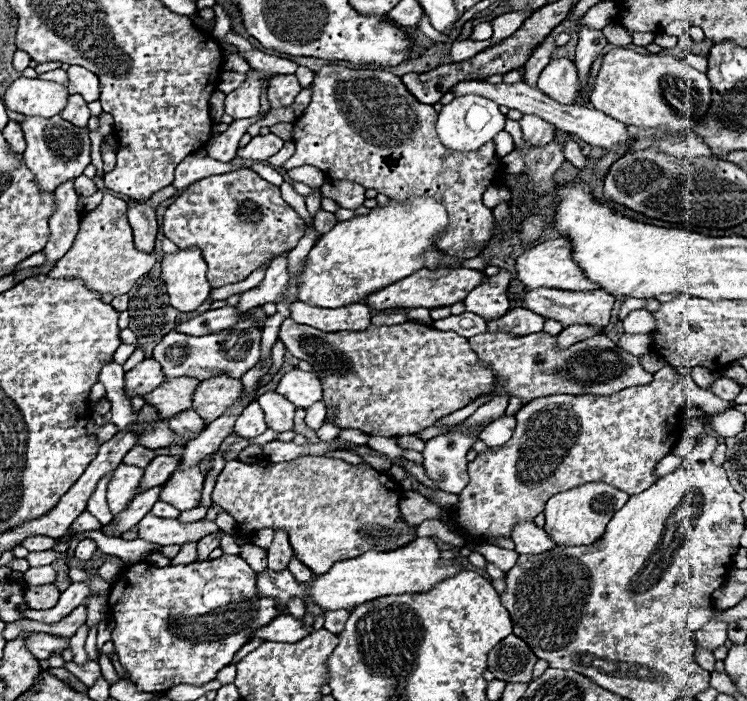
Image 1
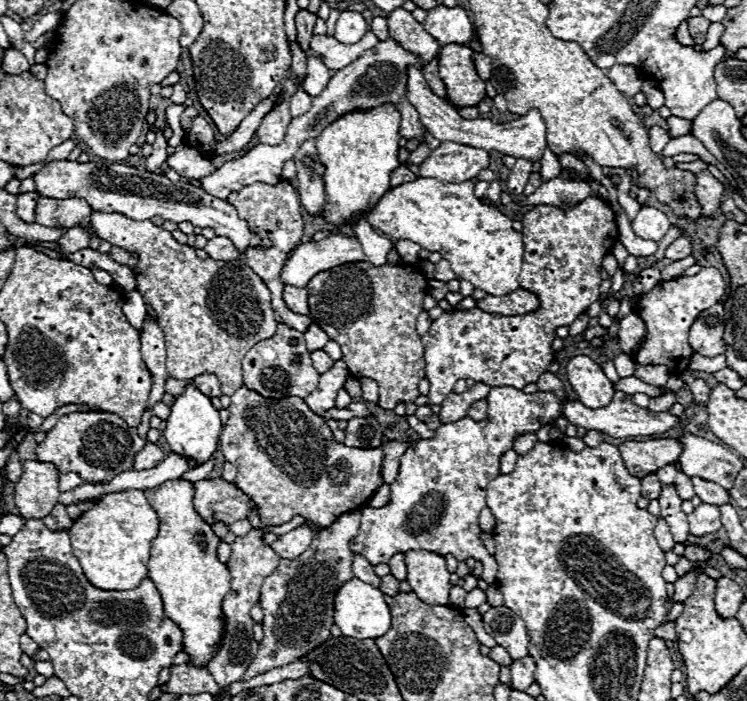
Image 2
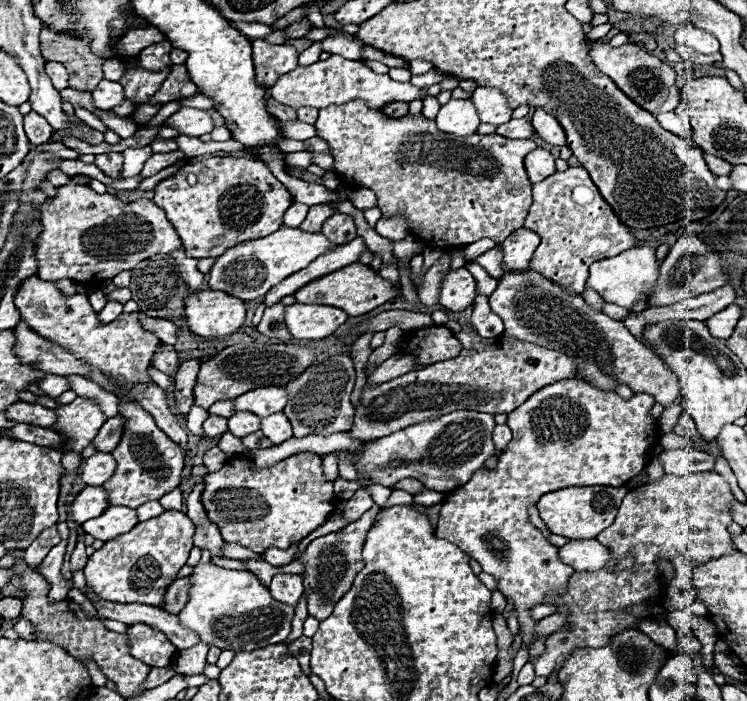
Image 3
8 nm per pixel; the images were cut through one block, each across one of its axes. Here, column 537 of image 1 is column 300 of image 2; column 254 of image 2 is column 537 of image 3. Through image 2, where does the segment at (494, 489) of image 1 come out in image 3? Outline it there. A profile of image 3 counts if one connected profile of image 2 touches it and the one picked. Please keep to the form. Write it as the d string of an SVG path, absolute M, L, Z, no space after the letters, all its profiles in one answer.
M564 380L544 386L508 414L508 426L512 426L512 446L502 450L496 468L482 466L470 482L446 494L442 504L436 536L456 544L460 550L470 554L480 562L482 570L492 574L498 582L498 590L508 598L518 610L518 622L522 628L522 638L530 640L534 626L538 624L528 614L534 606L544 604L548 590L564 590L572 568L564 566L558 558L558 548L548 544L542 532L530 522L528 508L534 506L544 494L568 486L624 486L630 478L646 468L646 456L658 444L658 420L650 416L654 406L650 394L632 394L630 400L620 398L614 390L600 390L588 382Z

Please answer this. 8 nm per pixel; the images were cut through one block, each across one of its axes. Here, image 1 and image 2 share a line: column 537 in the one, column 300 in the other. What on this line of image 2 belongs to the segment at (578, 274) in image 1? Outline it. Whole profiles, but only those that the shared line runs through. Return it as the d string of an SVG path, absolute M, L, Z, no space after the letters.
M332 232L322 242L304 242L292 250L290 258L282 266L282 284L306 288L310 278L320 270L330 270L346 262L362 262L364 252L358 238L350 238Z

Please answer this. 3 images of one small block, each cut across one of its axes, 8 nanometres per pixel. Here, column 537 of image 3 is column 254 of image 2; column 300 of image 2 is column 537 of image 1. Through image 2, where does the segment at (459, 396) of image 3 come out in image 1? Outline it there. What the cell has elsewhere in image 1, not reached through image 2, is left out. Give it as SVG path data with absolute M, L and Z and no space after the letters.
M484 332L470 338L472 350L476 350L478 358L496 374L494 388L488 392L488 396L498 394L498 378L506 378L504 392L508 392L508 396L520 396L528 400L552 394L614 394L616 390L624 390L628 386L644 386L652 382L652 374L640 366L638 358L624 352L604 334L596 334L562 352L554 348L554 340L556 336L542 332L522 338L514 338L504 332Z

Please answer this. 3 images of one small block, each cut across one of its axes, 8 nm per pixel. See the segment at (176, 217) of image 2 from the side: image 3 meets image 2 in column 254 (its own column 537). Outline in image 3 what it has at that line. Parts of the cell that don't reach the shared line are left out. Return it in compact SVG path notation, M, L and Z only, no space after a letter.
M520 228L512 232L504 242L498 244L504 254L502 272L526 270L538 244L540 244L540 236L528 228Z

